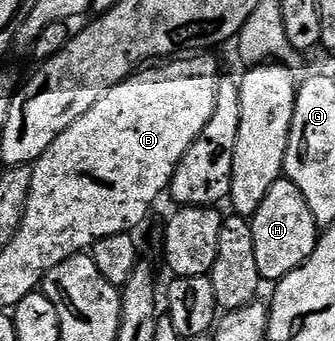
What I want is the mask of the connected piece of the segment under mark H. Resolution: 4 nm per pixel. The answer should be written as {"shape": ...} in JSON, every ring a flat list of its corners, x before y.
{"shape":[[287,178,276,180,263,198,263,206,251,218,255,238,255,262,262,281,276,282,295,270,315,250,319,226,299,190]]}

